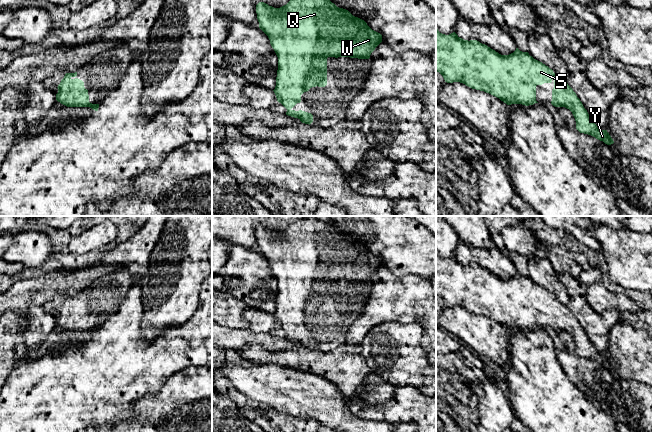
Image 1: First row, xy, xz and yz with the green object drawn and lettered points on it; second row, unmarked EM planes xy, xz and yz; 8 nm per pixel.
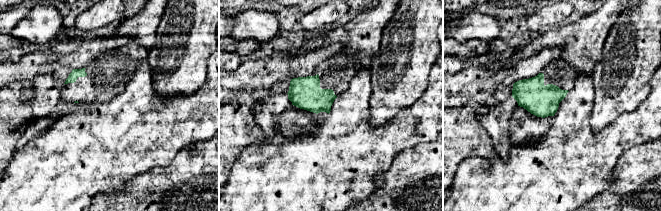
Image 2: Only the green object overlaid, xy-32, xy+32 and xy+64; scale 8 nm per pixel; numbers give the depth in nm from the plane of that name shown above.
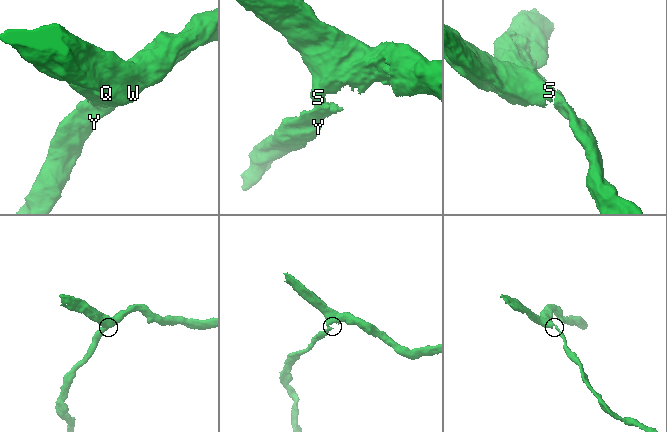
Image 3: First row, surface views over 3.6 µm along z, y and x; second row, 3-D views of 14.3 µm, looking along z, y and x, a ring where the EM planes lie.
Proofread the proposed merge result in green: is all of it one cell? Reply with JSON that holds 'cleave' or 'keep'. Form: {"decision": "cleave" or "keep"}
{"decision": "keep"}

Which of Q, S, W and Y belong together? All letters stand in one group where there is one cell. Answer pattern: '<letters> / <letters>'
Q S W Y

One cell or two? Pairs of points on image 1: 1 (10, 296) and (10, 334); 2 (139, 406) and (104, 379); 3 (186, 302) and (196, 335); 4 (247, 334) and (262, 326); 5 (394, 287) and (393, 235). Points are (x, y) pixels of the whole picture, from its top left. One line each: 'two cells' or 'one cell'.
1: two cells
2: two cells
3: two cells
4: two cells
5: two cells

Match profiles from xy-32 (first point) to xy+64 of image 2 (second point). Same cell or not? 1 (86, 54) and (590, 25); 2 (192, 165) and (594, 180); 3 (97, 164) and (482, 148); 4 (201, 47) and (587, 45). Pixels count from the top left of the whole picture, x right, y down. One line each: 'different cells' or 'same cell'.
1: different cells
2: different cells
3: different cells
4: different cells

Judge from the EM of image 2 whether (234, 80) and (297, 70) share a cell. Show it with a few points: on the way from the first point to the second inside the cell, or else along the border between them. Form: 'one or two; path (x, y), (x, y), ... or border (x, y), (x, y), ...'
one; path (250, 77), (255, 77), (269, 70), (281, 70)

